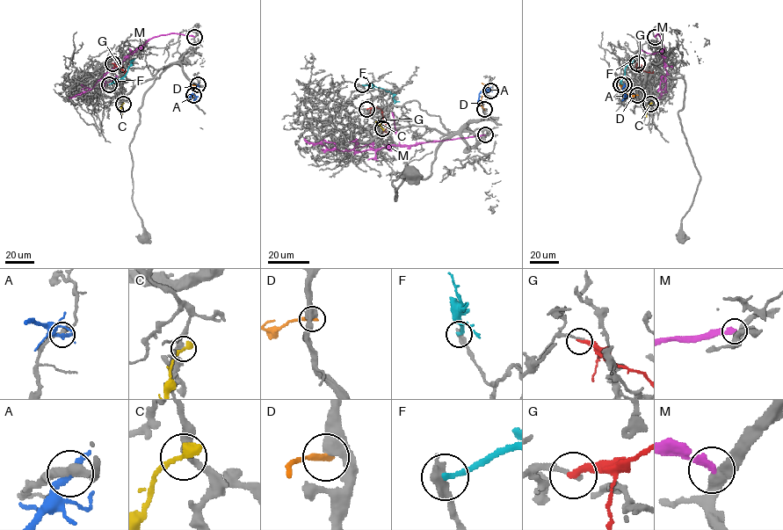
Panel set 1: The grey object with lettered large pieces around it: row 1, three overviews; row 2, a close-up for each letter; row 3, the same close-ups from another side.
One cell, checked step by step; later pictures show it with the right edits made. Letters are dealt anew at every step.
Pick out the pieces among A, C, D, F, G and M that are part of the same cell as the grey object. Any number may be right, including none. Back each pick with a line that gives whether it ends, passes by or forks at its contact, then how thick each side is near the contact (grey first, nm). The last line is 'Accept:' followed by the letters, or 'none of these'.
Accept: none of these

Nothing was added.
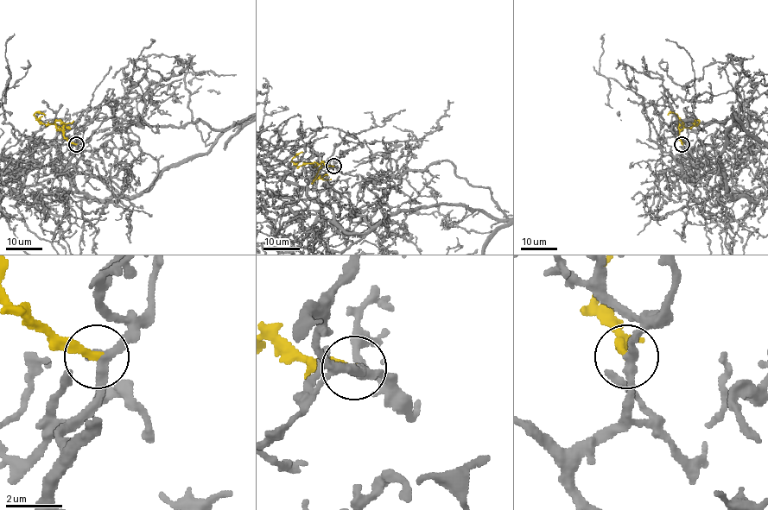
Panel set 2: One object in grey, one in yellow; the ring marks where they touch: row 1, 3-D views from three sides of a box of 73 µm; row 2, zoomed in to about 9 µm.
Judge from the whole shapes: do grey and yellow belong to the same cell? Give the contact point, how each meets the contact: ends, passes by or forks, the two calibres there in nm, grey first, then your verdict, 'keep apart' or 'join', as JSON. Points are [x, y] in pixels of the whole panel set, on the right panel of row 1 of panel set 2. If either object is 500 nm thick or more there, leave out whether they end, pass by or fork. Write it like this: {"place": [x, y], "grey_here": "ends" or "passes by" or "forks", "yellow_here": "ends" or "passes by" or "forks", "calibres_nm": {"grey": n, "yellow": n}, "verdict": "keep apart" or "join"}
{"place": [682, 144], "grey_here": "passes by", "yellow_here": "ends", "calibres_nm": {"grey": 320, "yellow": 260}, "verdict": "join"}

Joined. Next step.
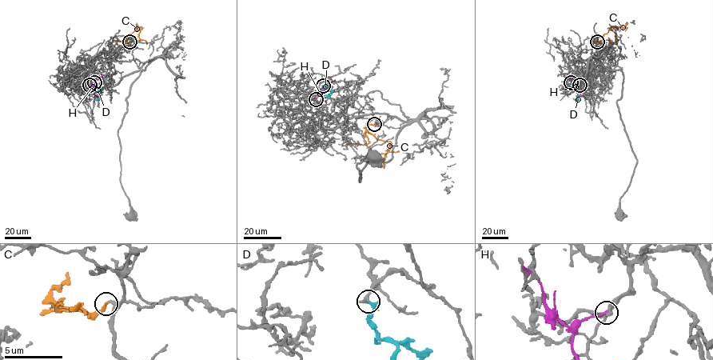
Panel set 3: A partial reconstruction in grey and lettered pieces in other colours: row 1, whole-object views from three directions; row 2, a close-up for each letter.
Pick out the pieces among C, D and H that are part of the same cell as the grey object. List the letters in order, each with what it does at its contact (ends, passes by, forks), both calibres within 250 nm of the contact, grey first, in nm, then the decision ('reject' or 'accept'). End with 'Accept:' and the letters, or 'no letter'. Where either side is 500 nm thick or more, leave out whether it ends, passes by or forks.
C: it ends | 200/320 nm | accept
D: it ends | 400/280 nm | accept
H: it ends | 320/180 nm | reject
Accept: C, D

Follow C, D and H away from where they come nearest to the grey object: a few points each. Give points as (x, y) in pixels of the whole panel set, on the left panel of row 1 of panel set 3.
C: (129, 42), (124, 41), (125, 36), (141, 29), (138, 37), (146, 44)
D: (94, 82), (101, 89), (99, 98), (93, 101)
H: (89, 85), (93, 86), (98, 78), (100, 83)

